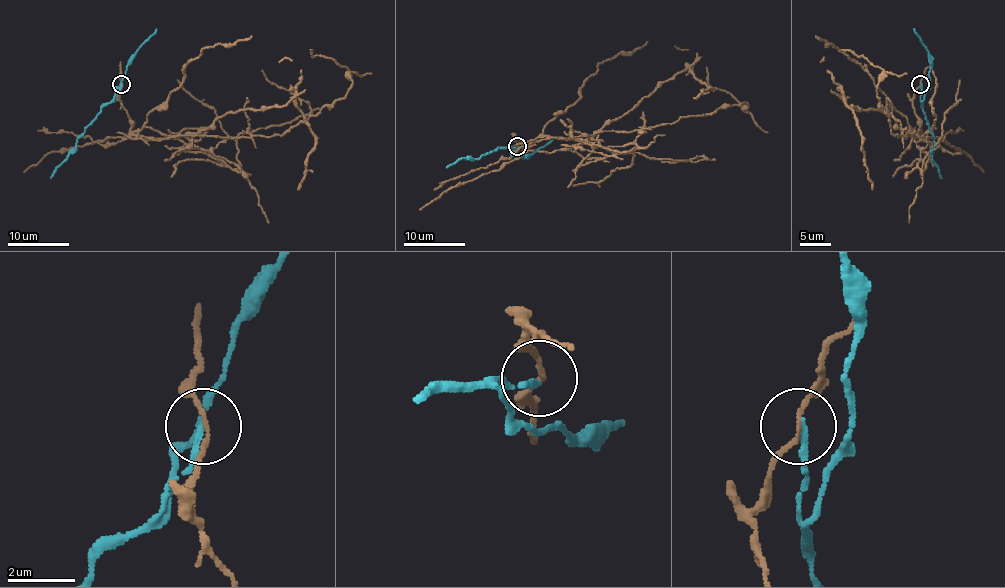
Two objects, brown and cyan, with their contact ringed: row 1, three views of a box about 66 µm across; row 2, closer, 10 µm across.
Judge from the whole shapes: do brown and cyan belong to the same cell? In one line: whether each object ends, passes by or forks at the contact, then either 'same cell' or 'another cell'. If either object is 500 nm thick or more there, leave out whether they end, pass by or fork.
brown passes by | cyan ends | another cell

